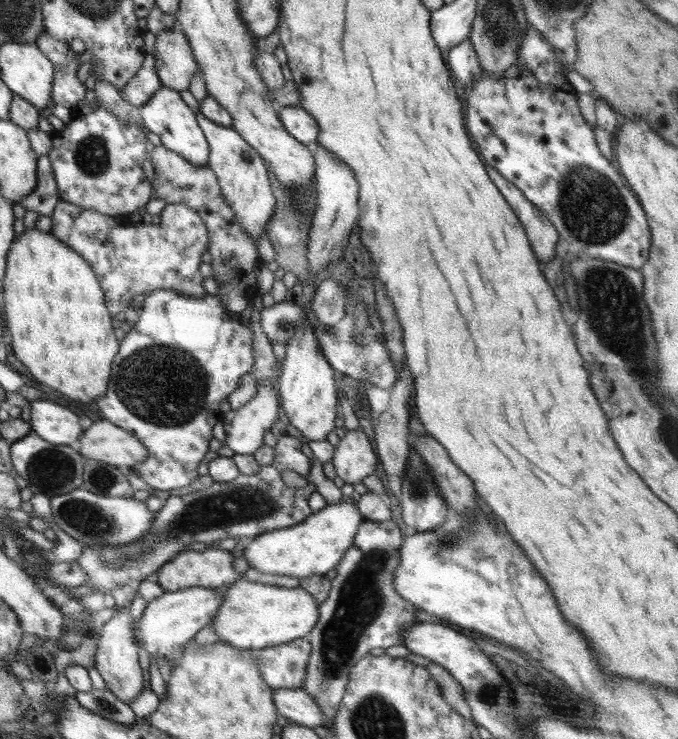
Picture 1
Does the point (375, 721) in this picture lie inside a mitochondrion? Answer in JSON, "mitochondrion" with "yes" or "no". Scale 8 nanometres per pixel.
{"mitochondrion":"yes"}

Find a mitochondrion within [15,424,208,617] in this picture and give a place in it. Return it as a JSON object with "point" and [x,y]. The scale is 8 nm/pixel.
{"point":[87,517]}

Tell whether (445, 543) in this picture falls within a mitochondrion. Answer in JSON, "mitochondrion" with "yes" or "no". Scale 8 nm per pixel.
{"mitochondrion":"yes"}

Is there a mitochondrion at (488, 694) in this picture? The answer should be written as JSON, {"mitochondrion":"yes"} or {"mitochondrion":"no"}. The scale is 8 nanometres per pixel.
{"mitochondrion":"yes"}

